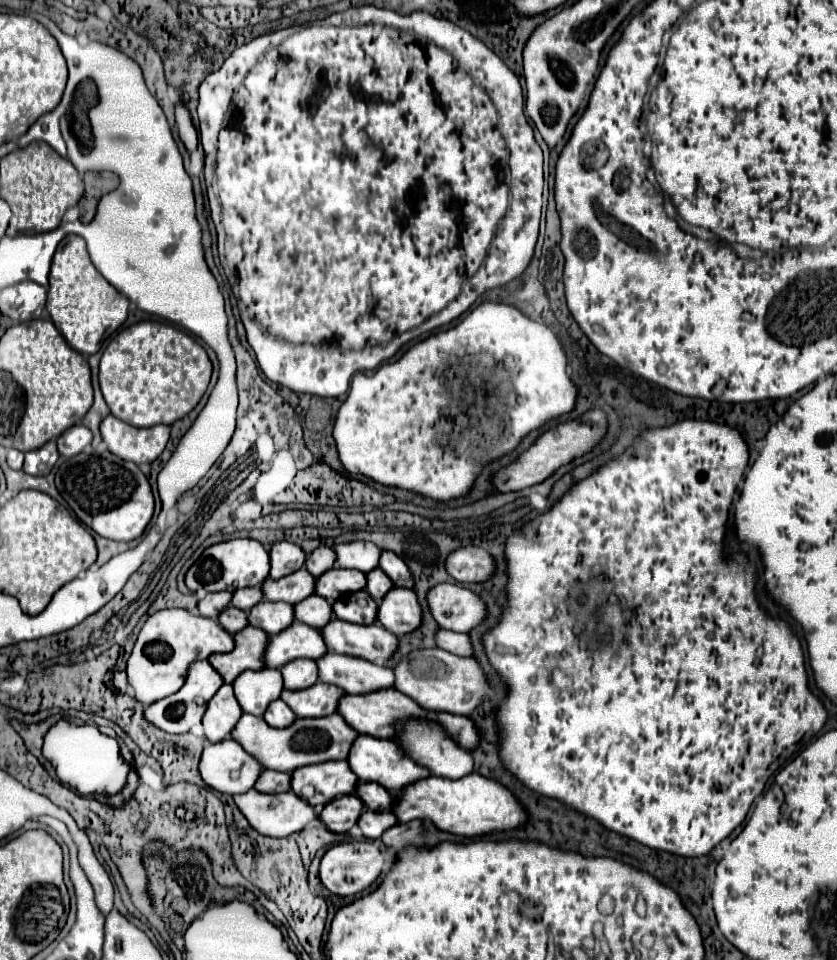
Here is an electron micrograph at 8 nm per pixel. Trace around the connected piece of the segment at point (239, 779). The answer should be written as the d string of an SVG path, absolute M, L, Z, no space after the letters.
M232 738L208 744L200 758L200 774L206 786L222 794L248 792L262 766Z

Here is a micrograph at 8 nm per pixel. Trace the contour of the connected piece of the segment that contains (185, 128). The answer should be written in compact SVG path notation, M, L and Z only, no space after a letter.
M176 102L176 128L178 128L178 136L184 142L186 150L192 154L198 148L198 132L192 126L188 110L178 102Z

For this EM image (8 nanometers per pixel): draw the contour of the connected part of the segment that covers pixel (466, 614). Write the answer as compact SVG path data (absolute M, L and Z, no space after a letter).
M436 584L428 590L426 602L440 628L470 632L486 616L484 602L460 584Z

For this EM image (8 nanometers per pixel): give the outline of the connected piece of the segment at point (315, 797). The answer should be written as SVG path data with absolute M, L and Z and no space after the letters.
M346 760L310 764L292 772L290 790L304 798L312 806L324 806L326 802L352 794L358 784L358 776L350 770Z

